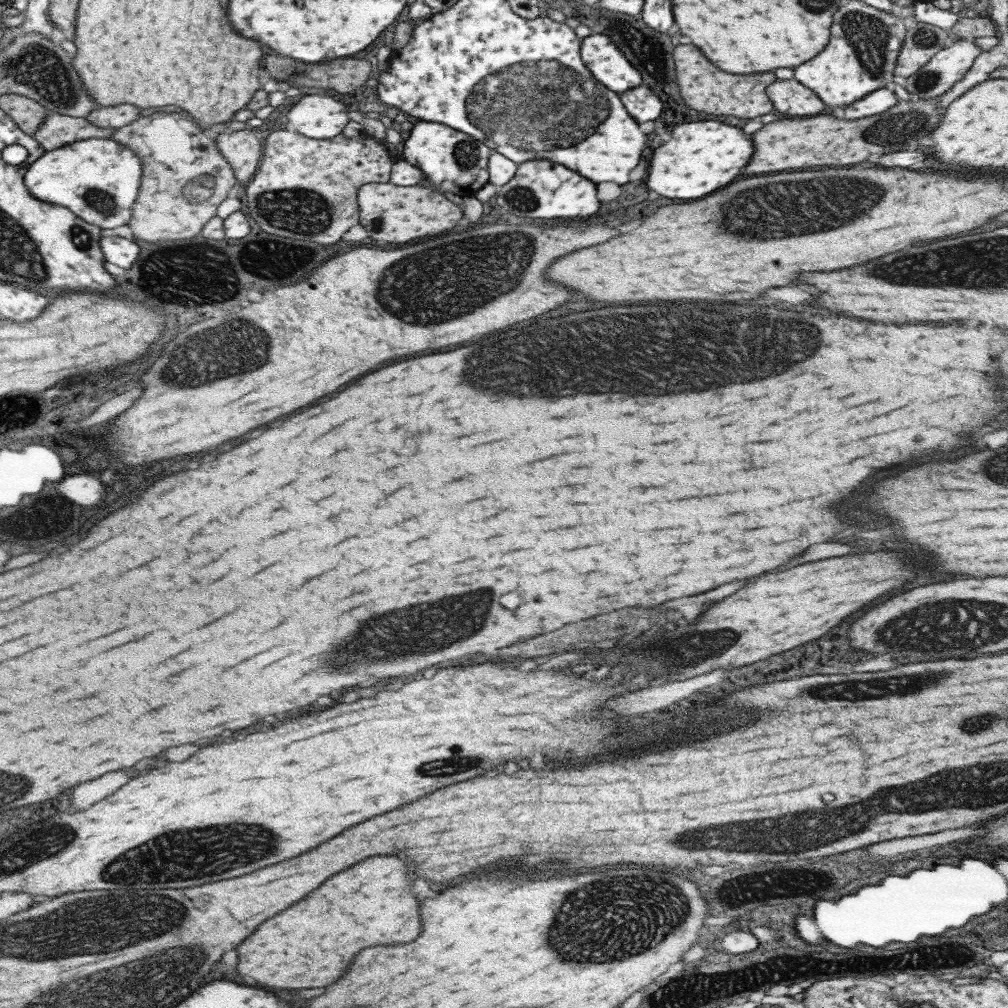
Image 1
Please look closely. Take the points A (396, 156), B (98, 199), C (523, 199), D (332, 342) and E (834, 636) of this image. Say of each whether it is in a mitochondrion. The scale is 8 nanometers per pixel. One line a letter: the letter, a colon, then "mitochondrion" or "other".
A: other
B: mitochondrion
C: mitochondrion
D: other
E: other

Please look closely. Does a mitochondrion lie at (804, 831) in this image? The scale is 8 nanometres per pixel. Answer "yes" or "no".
yes

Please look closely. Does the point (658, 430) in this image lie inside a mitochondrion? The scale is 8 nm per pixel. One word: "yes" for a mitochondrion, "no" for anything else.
no

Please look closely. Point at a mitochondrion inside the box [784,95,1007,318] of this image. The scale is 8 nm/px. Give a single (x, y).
(889, 132)

